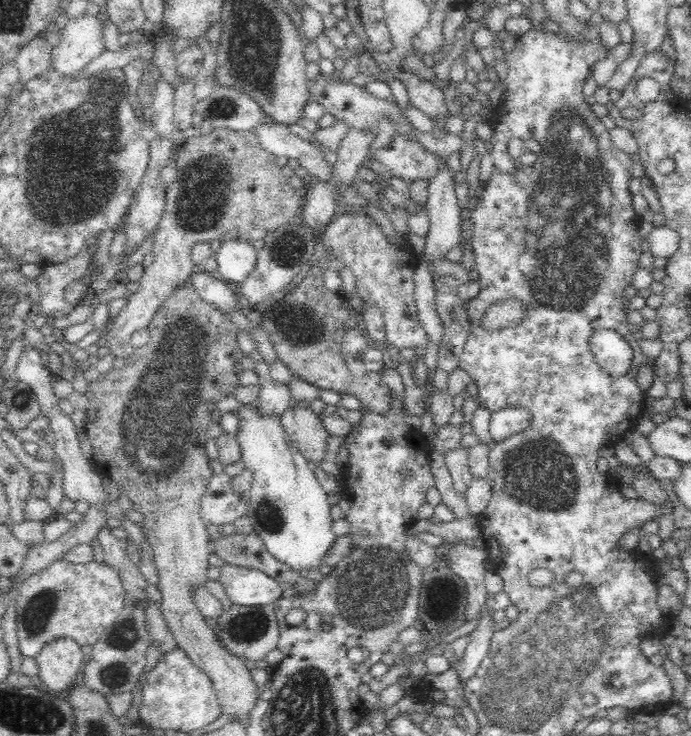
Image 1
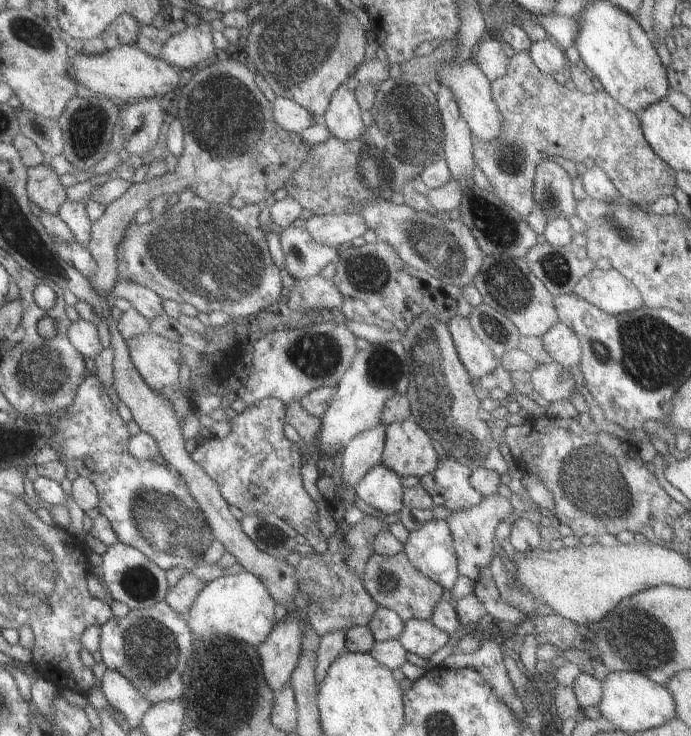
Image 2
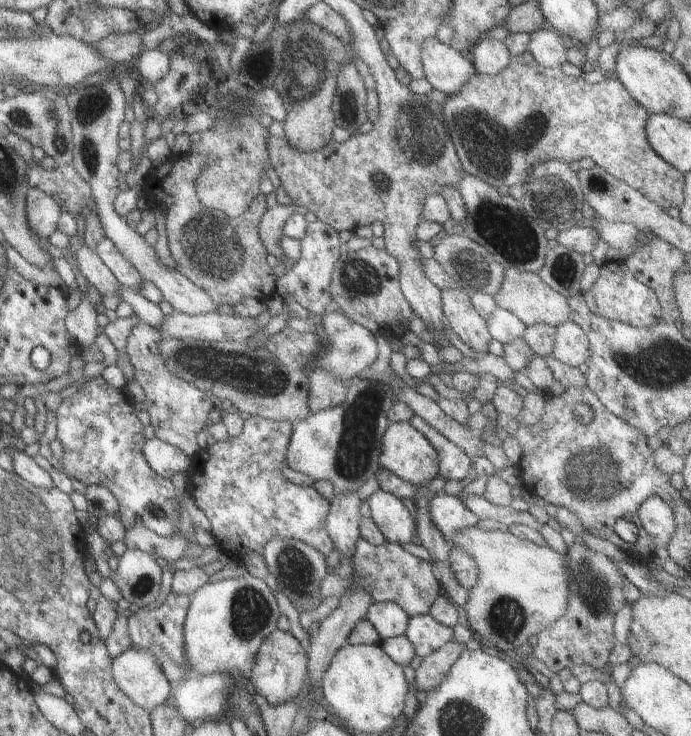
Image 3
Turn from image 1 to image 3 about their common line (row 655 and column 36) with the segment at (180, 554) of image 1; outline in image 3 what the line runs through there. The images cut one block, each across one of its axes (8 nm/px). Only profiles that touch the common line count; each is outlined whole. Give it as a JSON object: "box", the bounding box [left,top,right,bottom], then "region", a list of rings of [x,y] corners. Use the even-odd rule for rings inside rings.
{"box":[25,187,62,241],"region":[[[28,187],[25,198],[25,218],[31,234],[44,241],[56,230],[58,218],[62,215],[59,203],[41,192],[39,188]]]}

